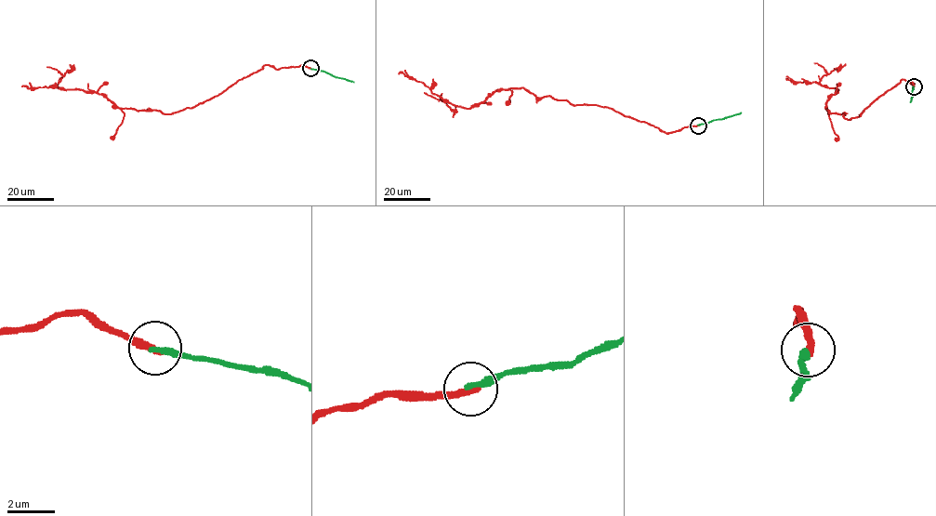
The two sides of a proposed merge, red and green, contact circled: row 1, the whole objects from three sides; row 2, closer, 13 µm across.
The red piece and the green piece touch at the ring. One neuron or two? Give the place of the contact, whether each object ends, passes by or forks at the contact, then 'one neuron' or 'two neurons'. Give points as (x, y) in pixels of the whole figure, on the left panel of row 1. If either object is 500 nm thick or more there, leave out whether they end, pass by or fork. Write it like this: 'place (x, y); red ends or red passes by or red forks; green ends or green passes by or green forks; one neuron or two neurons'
place (310, 68); red ends; green ends; two neurons

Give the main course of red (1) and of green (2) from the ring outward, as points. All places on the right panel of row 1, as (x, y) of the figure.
1: (913, 86), (902, 79), (850, 119), (826, 110), (825, 104), (838, 89), (815, 82), (787, 79)
2: (913, 86), (910, 102)

